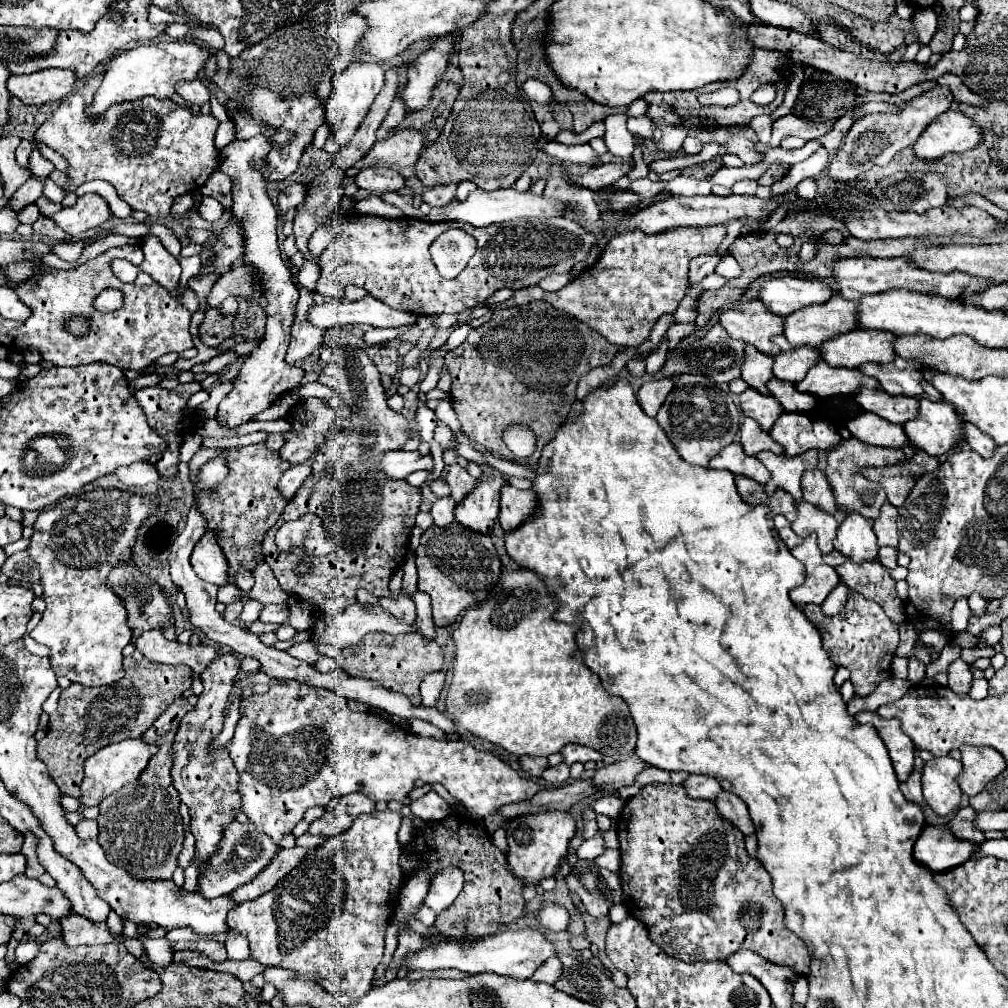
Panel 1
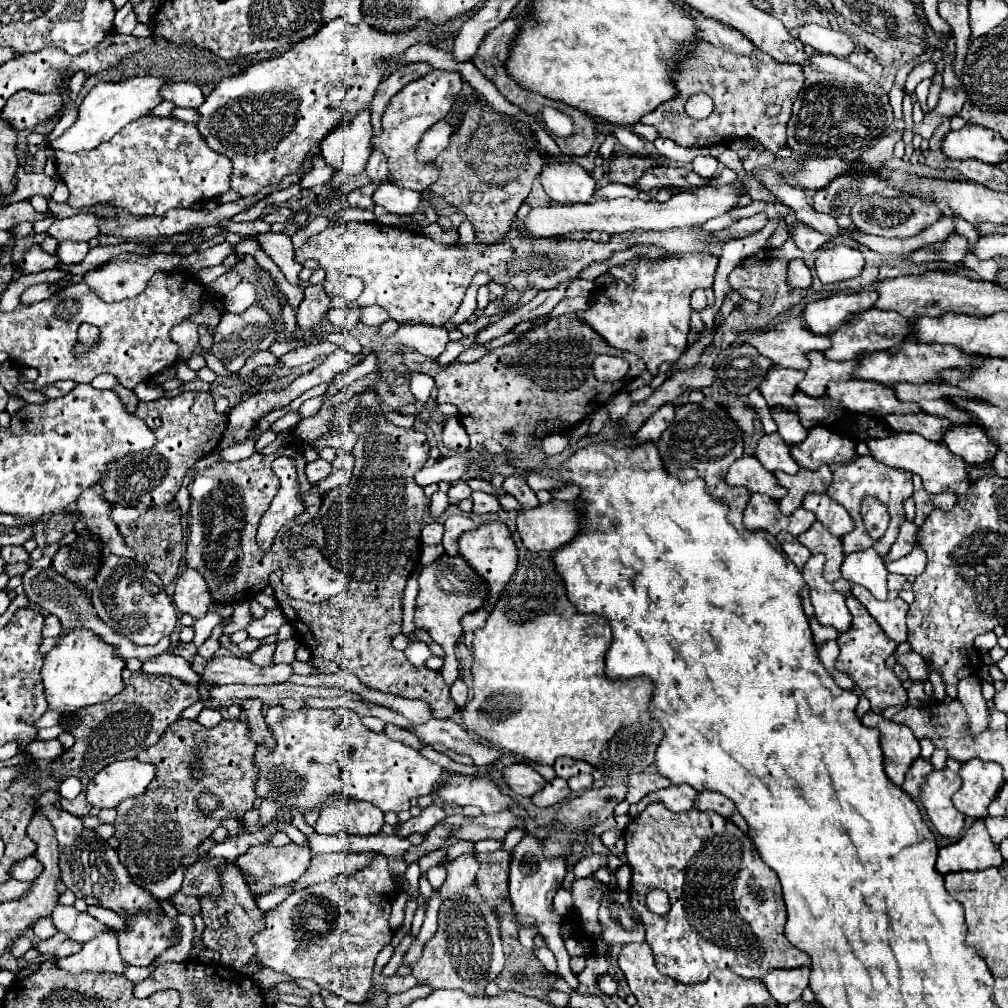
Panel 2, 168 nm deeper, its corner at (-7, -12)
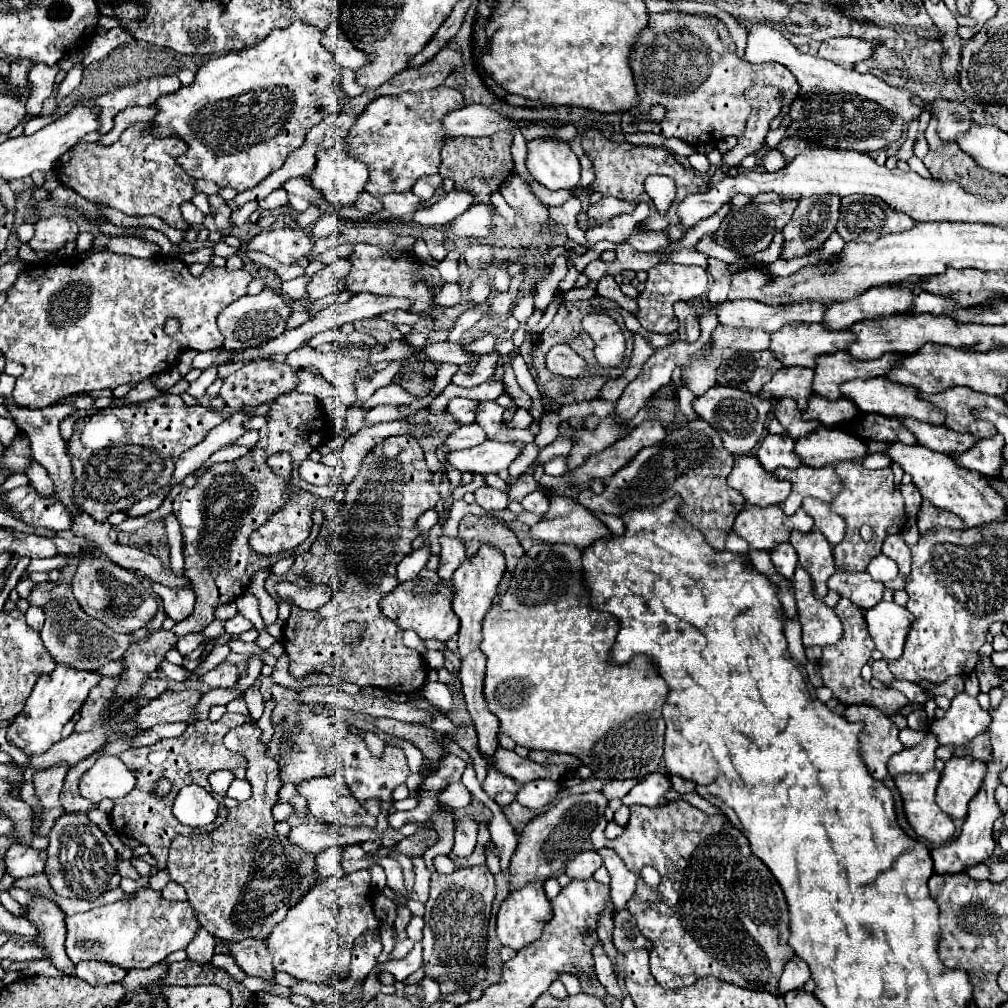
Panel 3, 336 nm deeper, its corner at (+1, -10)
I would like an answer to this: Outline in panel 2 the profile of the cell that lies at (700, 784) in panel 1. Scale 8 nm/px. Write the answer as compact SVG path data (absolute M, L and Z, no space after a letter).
M680 784L680 786L670 786L670 788L664 788L662 792L652 792L650 796L646 796L642 802L630 806L630 816L638 816L646 804L664 804L668 810L672 812L684 812L684 810L692 810L694 808L694 796L696 796L696 790L690 788L688 784Z

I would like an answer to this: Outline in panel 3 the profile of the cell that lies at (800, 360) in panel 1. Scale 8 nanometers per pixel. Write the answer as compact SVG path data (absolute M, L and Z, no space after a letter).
M834 352L826 356L816 356L816 368L814 368L814 380L812 380L812 392L826 396L828 400L838 400L838 384L854 380L854 378L874 378L884 376L896 362L898 354L884 354L876 360L856 360L848 352Z

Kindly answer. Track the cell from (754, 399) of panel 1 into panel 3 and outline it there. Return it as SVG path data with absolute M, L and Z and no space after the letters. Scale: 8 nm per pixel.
M792 398L778 400L776 406L774 406L774 416L784 426L784 430L788 432L788 436L792 440L806 436L820 426L820 422L804 422L802 416L800 416L800 410L798 410L798 406Z

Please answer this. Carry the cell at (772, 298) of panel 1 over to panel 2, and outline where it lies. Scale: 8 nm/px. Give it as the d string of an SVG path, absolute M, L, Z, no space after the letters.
M862 290L856 294L834 294L830 298L810 302L804 308L802 318L814 334L834 334L834 330L838 330L852 314L864 312L866 308L874 306L874 300L878 300L874 290Z

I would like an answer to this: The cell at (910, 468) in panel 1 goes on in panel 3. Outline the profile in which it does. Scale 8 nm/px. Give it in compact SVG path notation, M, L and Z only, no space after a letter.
M924 500L920 510L918 510L918 530L920 534L924 534L926 530L934 528L934 526L946 526L946 528L964 528L962 518L958 518L956 514L948 512L948 510L940 510L936 506L932 506L932 502Z

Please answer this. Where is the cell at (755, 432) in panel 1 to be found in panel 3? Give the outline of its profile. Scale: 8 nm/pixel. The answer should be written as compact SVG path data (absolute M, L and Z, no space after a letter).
M768 434L756 452L756 458L764 466L766 472L774 472L776 468L798 468L802 462L798 462L798 456L794 454L794 440L788 436L772 436Z

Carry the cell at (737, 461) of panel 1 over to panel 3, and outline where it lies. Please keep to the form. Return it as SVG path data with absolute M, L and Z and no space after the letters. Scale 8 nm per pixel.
M738 456L728 476L728 486L742 492L748 504L770 506L782 504L790 494L790 482L774 478L766 472L756 456Z

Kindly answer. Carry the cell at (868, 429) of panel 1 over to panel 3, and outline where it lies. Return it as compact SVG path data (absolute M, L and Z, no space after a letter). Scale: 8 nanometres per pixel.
M904 442L886 444L886 450L882 454L886 454L894 464L902 466L902 470L912 476L912 482L920 490L922 498L930 500L938 508L944 508L944 510L958 514L968 528L980 526L980 524L990 522L990 520L998 520L998 518L1002 518L1002 514L1006 510L1002 496L994 488L988 486L988 482L982 474L954 466L954 460L946 454L926 450L920 444L910 446Z

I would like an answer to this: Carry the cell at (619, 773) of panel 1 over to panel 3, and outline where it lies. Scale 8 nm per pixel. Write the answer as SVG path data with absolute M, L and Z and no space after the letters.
M600 790L586 794L572 794L556 802L548 812L532 818L518 838L518 848L510 860L510 890L524 886L530 880L546 882L558 870L562 870L574 854L582 850L594 850L590 844L590 832L596 828L598 820L604 816L608 800Z

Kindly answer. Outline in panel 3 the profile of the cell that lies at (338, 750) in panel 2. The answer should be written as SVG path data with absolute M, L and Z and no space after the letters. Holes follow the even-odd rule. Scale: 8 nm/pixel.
M292 712L282 722L278 722L278 730L282 742L278 778L282 784L290 782L294 786L300 786L306 780L330 776L338 772L346 778L346 784L350 792L356 796L356 800L364 802L374 798L384 804L384 802L392 802L392 790L404 784L410 774L408 760L400 746L386 744L382 756L374 756L366 746L364 738L354 734L348 722L338 720L334 716ZM294 726L298 728L298 732L294 732Z

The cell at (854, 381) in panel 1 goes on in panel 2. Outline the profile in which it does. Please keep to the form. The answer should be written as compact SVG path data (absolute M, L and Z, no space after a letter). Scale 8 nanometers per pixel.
M848 380L848 382L830 382L828 398L840 402L850 412L862 412L868 416L884 418L888 414L908 414L922 412L916 404L900 402L890 386L866 380Z

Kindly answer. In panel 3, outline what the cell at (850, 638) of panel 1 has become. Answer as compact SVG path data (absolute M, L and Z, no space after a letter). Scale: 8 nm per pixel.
M840 598L834 610L836 610L838 618L842 620L844 636L842 636L840 642L822 648L822 658L820 658L818 664L820 664L820 672L822 672L824 684L844 704L866 704L866 706L874 706L874 708L880 708L880 712L884 712L886 716L898 714L898 710L908 704L908 698L902 692L876 690L876 688L870 686L870 682L866 682L860 676L860 668L870 660L872 650L876 648L874 642L872 642L872 638L870 638L870 634L868 634L868 628L866 628L866 620L864 620L862 610L858 606L854 606L854 602L850 602L850 598Z

